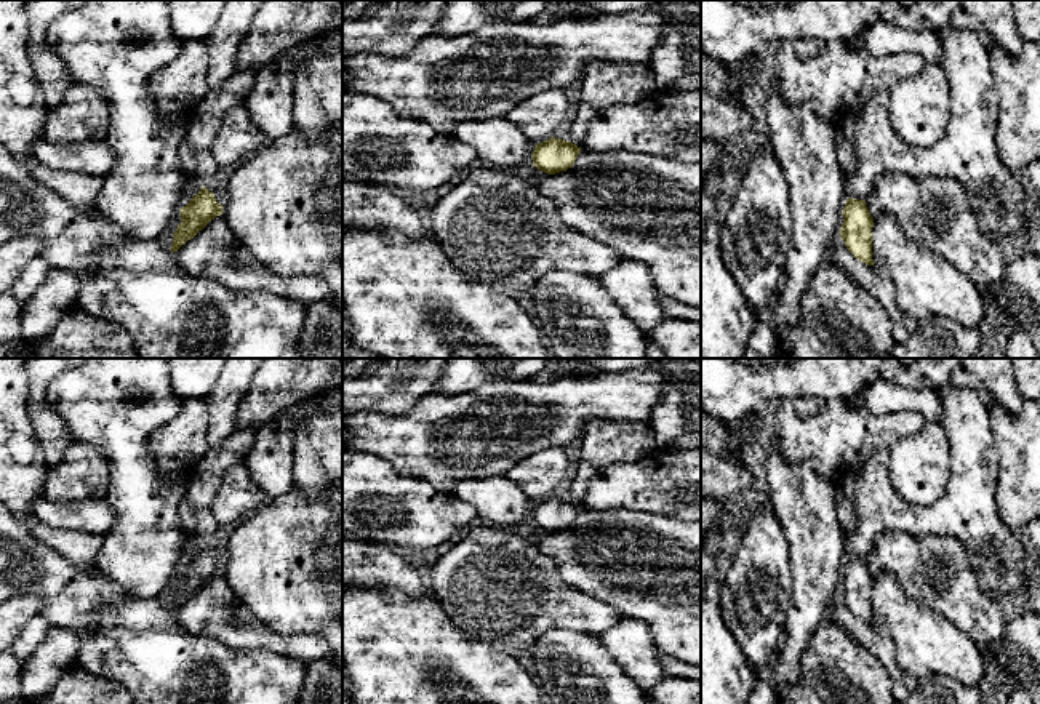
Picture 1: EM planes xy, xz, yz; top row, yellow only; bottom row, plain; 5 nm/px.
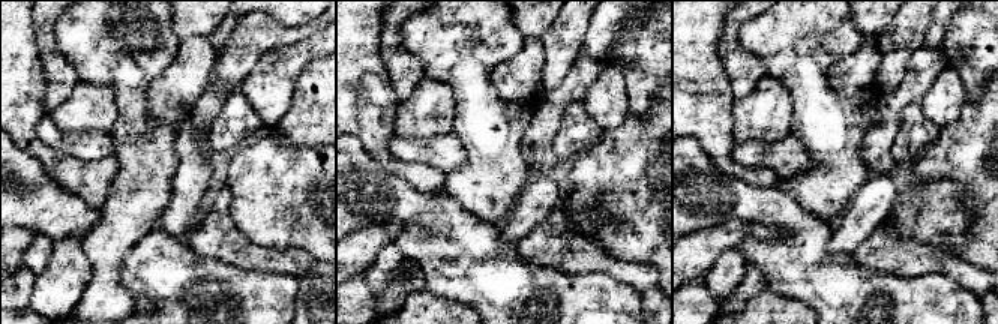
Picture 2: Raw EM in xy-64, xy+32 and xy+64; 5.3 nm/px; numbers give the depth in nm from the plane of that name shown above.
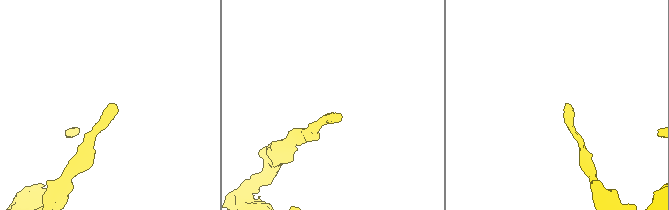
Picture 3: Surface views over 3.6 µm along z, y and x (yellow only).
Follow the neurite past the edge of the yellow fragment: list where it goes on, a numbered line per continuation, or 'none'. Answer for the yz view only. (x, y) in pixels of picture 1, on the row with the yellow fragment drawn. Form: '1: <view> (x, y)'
none

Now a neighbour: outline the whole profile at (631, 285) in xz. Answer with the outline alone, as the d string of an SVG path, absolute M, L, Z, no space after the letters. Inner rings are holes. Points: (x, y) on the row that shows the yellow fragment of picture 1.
M621 259L611 270L598 275L613 301L642 331L648 333L667 317L650 270L642 262Z

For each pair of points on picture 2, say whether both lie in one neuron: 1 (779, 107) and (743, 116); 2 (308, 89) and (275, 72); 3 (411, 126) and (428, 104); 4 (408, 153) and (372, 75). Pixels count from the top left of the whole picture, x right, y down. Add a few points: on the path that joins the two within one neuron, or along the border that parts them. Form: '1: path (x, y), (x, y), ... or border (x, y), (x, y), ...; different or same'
1: path (770, 107), (761, 116), (752, 116); same
2: border (320, 57), (297, 77), (291, 105), (282, 116); different
3: path (416, 120), (426, 110); same
4: border (393, 134), (389, 150), (396, 158), (413, 164); different

